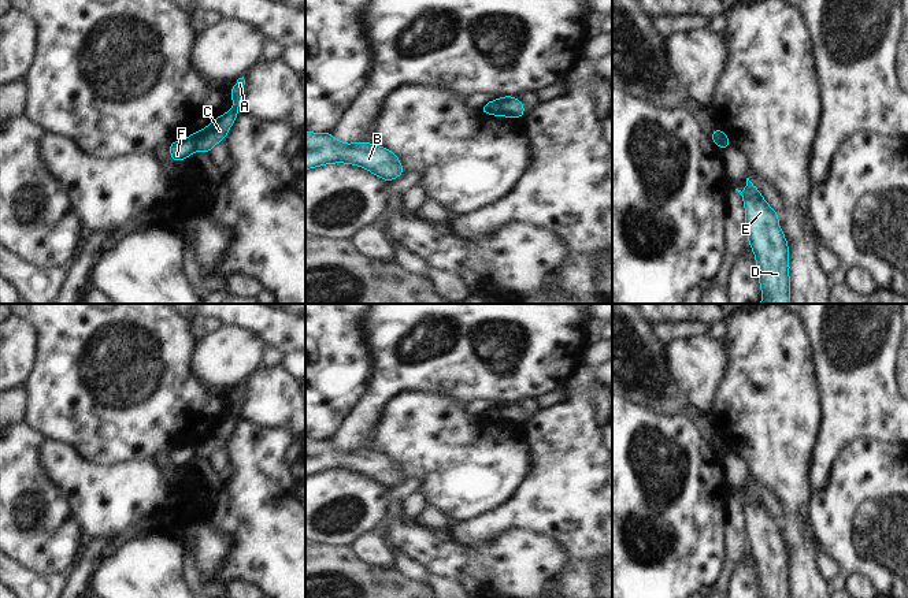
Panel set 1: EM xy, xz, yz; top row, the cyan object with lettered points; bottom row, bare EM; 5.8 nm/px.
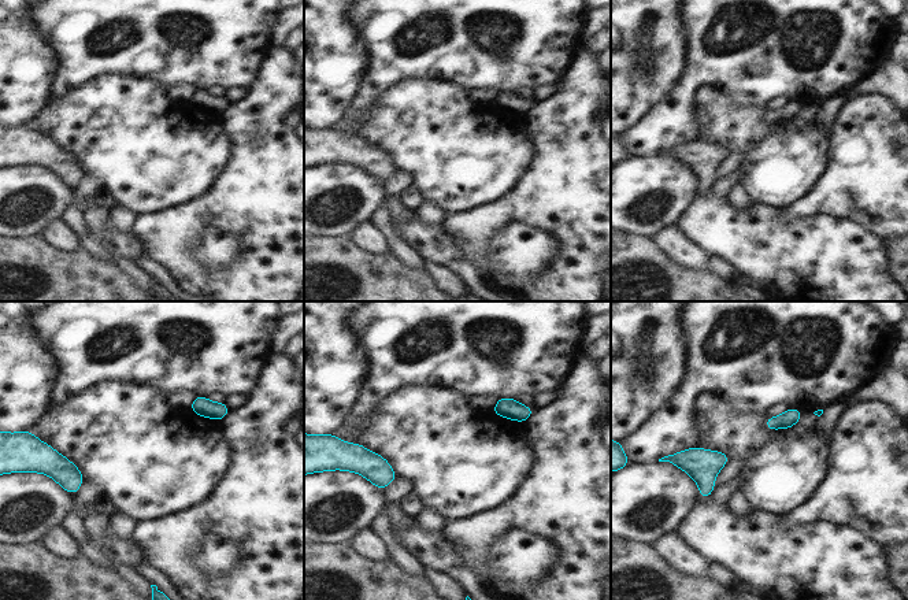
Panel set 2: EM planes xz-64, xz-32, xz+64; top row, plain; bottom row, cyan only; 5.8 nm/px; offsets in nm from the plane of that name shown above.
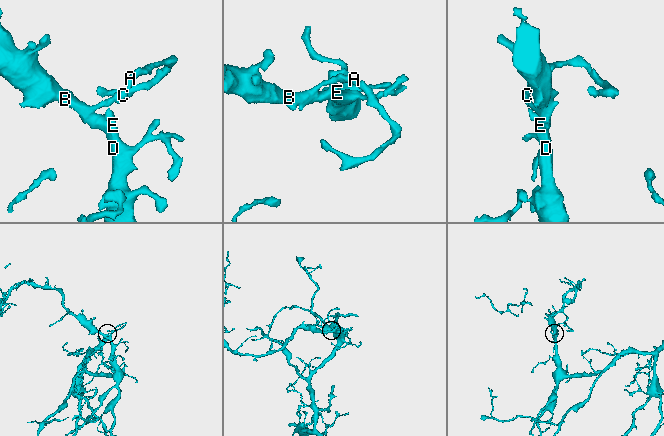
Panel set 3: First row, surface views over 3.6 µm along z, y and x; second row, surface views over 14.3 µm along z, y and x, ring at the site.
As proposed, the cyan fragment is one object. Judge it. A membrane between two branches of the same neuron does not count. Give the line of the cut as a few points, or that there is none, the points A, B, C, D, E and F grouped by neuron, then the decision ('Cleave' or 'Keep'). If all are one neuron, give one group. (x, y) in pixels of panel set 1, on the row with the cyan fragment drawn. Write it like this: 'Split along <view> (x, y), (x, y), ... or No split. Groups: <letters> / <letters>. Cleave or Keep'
Split along xz (495, 100), (501, 114). Groups: A C / B D E F. Cleave

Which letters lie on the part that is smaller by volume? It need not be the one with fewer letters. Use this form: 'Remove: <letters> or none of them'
Remove: A, C

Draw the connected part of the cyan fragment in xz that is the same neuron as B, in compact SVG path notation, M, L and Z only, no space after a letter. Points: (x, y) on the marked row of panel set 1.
M305 131L305 170L330 163L349 163L390 182L405 171L389 149L370 142L342 144L330 131Z

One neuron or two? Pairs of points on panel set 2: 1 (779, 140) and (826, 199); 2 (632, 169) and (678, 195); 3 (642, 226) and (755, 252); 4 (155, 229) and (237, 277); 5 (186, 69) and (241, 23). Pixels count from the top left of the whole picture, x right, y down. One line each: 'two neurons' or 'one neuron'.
1: two neurons
2: one neuron
3: two neurons
4: one neuron
5: one neuron

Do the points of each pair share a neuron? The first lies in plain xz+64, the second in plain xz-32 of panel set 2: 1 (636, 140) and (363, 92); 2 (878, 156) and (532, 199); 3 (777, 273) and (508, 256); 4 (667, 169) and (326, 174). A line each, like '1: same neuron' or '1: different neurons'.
1: same neuron
2: same neuron
3: same neuron
4: same neuron

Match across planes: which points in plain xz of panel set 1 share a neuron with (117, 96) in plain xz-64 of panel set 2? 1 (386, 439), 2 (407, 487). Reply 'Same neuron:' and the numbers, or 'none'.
Same neuron: 1

